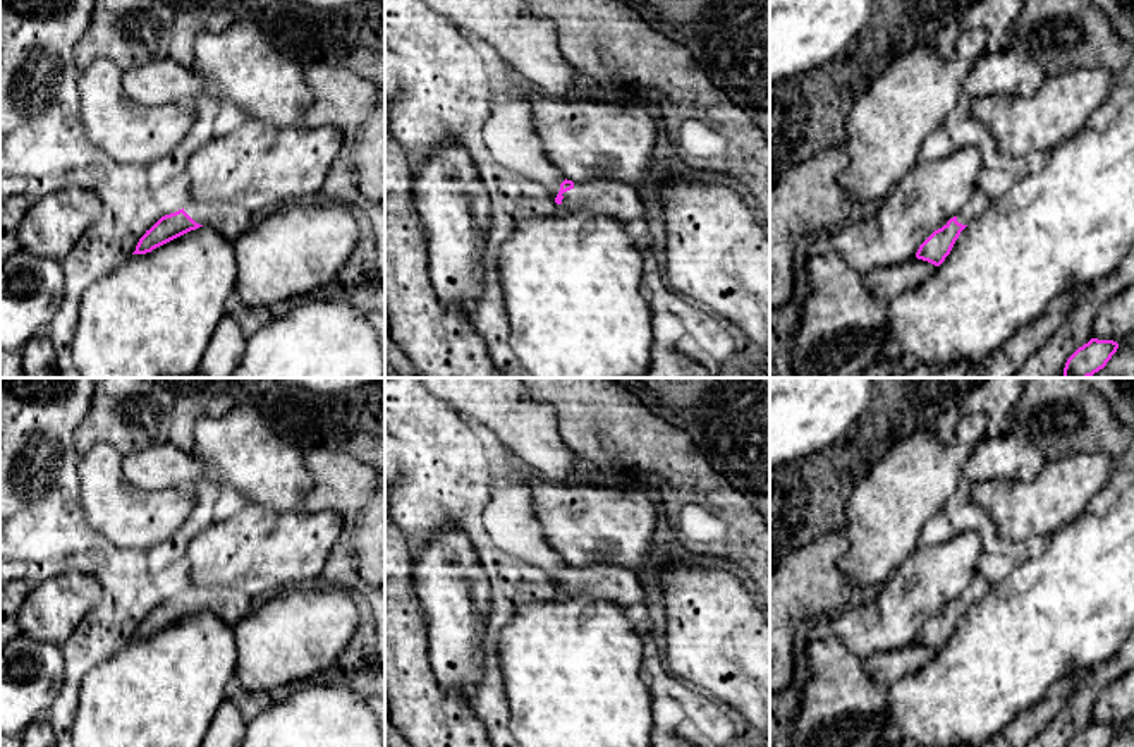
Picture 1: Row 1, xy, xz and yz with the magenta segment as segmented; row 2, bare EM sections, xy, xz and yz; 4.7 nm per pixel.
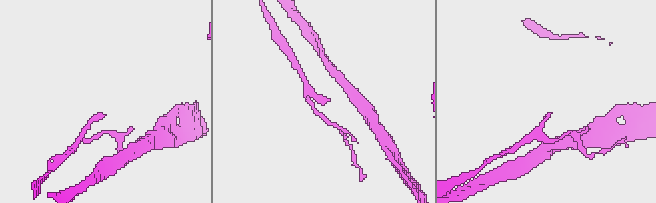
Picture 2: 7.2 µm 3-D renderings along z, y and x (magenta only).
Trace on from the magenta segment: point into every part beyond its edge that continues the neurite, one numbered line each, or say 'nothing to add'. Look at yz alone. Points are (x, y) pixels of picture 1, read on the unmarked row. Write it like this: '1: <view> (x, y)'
1: yz (980, 588)

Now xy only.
1: xy (229, 603)

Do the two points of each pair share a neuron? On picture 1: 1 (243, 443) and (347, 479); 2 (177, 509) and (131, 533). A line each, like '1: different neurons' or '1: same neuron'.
1: different neurons
2: same neuron

